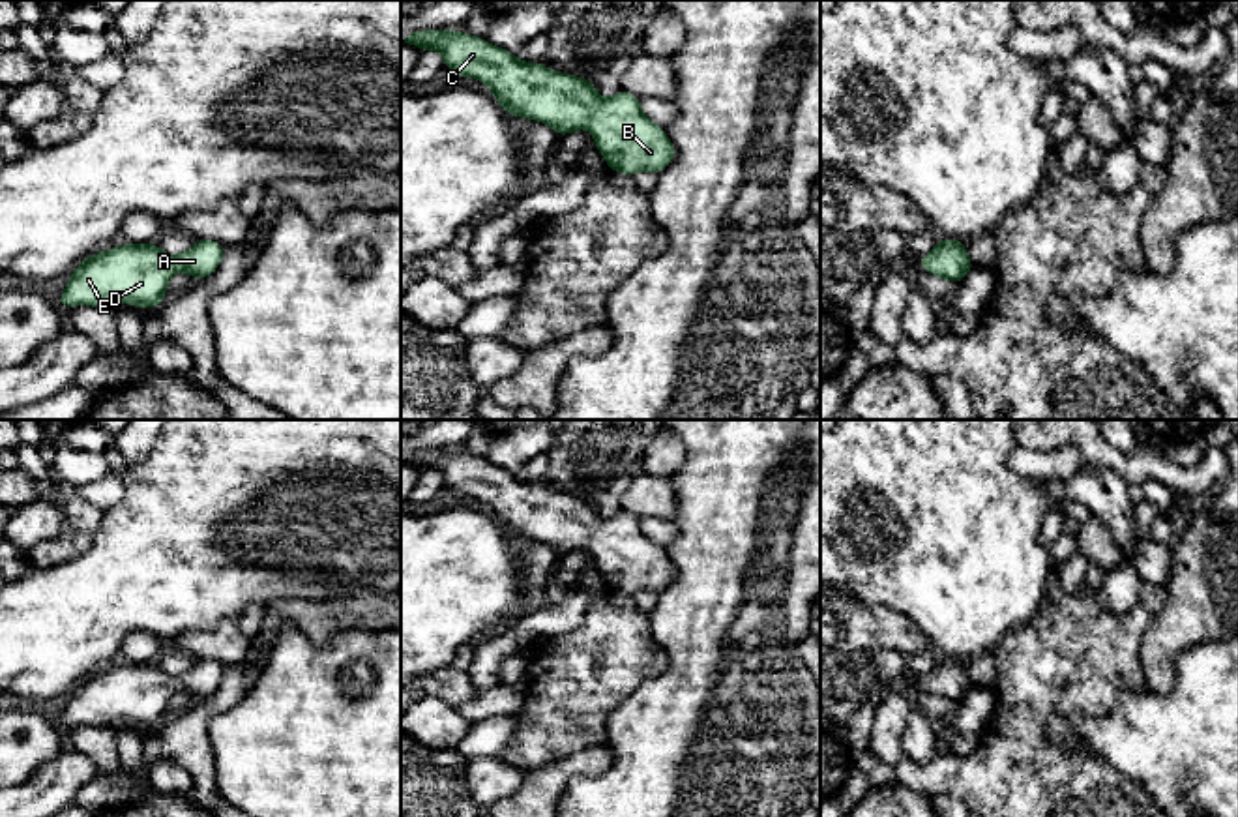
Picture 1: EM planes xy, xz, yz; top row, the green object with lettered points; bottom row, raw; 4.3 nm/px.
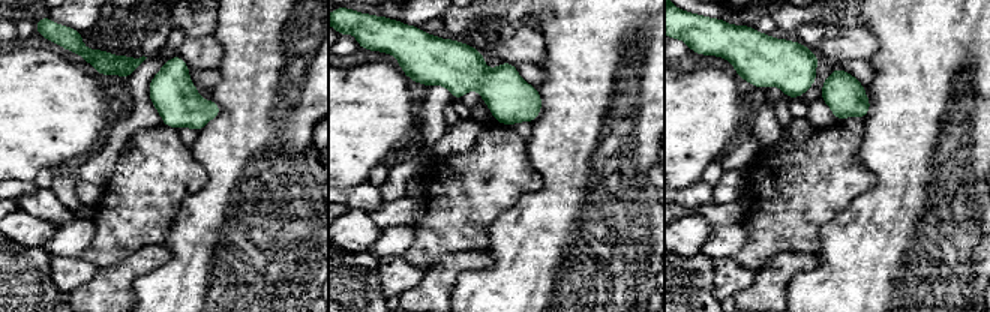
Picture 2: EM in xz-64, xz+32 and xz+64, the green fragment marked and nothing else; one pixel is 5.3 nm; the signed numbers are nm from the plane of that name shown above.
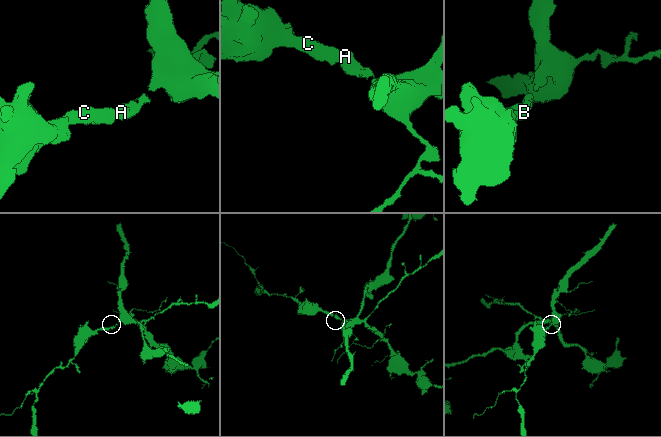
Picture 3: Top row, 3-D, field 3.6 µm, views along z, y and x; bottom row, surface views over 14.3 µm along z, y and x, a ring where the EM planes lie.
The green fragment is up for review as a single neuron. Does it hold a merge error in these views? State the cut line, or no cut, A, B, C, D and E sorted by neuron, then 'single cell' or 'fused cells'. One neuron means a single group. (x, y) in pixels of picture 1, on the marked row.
no cut | A B C D E | single cell

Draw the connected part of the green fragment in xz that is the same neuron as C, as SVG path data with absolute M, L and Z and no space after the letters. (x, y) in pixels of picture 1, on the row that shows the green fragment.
M416 30L405 43L421 52L436 49L446 69L485 82L509 116L547 124L558 141L588 127L609 171L659 174L676 156L665 127L644 116L637 94L618 90L601 99L590 79L521 62L517 54L466 32Z

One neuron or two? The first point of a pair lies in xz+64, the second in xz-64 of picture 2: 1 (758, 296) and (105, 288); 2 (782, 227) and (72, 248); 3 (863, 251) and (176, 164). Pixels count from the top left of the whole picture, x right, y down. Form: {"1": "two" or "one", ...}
{"1": "one", "2": "two", "3": "two"}

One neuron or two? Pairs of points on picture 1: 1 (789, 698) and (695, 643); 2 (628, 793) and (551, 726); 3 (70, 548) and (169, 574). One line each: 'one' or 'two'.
1: one
2: two
3: two

